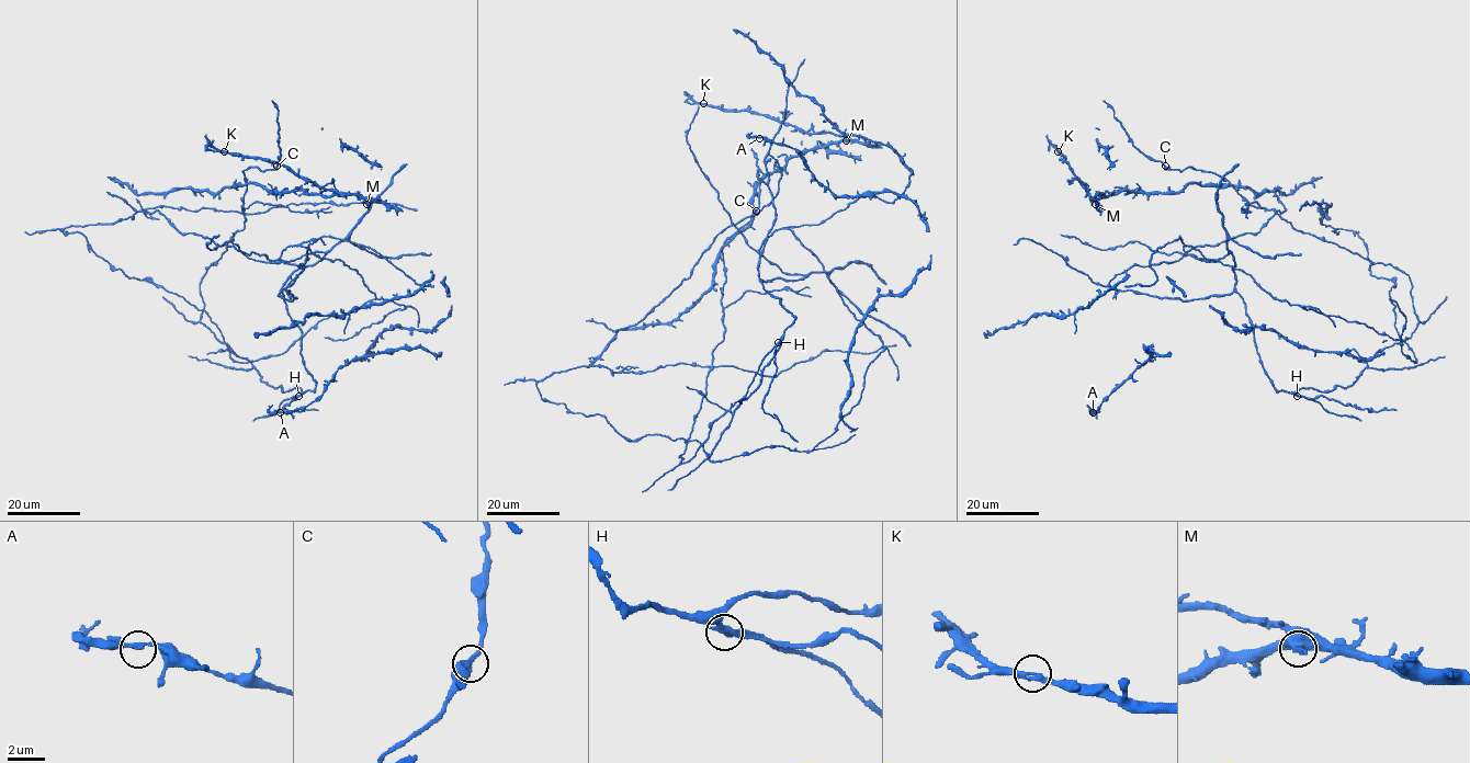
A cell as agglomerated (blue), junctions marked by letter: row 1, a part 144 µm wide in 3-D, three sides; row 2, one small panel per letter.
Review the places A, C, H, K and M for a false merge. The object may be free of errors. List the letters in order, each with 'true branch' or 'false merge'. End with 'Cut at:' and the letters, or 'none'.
A: true branch
C: true branch
H: false merge
K: true branch
M: true branch
Cut at: H

